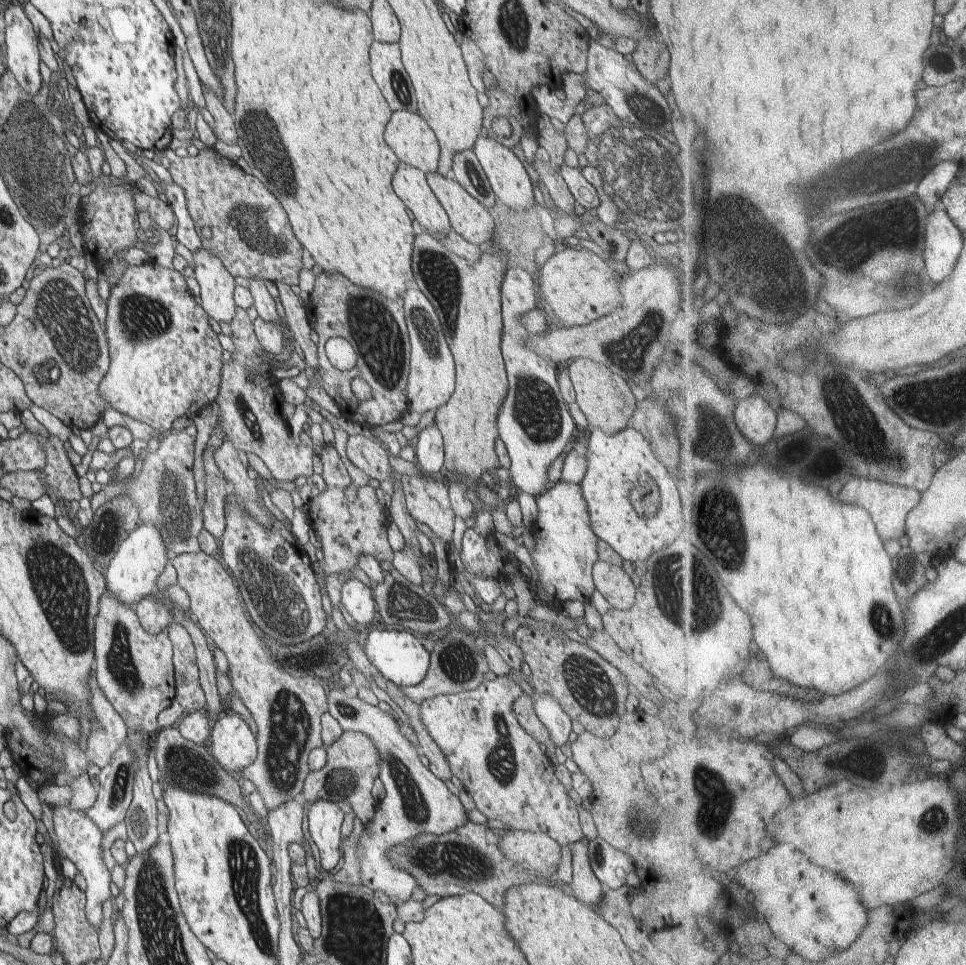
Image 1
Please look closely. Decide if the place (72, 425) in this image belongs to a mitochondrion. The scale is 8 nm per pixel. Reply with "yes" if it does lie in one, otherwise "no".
no

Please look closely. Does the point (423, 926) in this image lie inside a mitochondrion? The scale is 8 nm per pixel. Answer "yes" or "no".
no

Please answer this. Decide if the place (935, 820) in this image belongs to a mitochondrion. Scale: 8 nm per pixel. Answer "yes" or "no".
yes

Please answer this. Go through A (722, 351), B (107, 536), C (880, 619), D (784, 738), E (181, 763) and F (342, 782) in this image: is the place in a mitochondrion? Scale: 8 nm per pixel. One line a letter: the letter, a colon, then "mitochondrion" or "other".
A: other
B: other
C: mitochondrion
D: other
E: mitochondrion
F: mitochondrion

